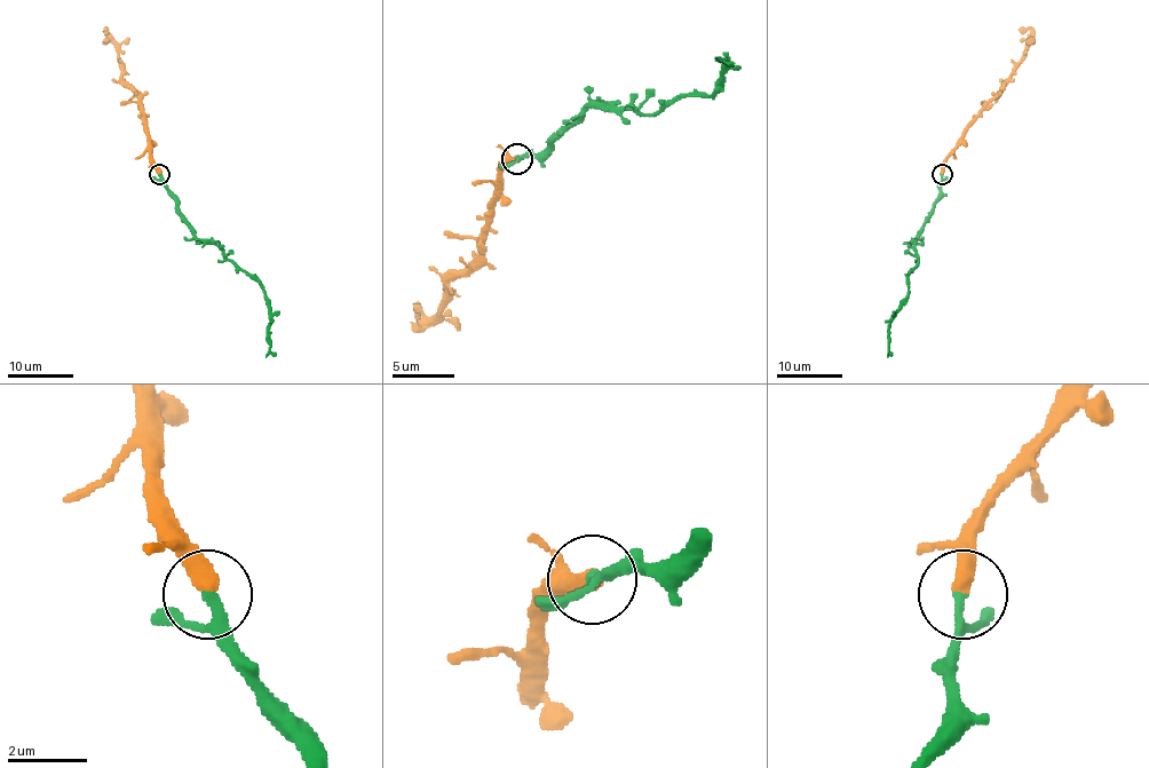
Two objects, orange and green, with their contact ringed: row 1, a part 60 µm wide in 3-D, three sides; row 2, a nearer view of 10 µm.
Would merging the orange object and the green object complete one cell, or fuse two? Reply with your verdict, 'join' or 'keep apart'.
join

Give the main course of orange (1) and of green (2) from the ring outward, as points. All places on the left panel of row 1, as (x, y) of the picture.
1: (159, 174), (151, 156), (142, 100), (121, 78), (117, 45), (105, 30)
2: (159, 174), (176, 210), (198, 238), (211, 239), (263, 291), (270, 321), (270, 353), (266, 357)

